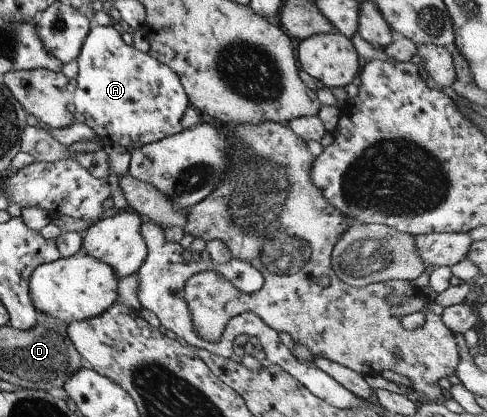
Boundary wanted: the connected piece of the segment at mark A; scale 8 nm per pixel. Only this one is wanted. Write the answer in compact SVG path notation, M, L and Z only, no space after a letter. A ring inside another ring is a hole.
M116 24L89 29L75 60L77 74L72 103L75 111L84 117L84 123L92 129L99 141L108 139L110 143L125 147L130 152L182 130L180 119L184 115L184 109L189 105L189 98L178 76L167 65L157 62L147 53L136 50L134 46L126 45L120 38L120 31Z

